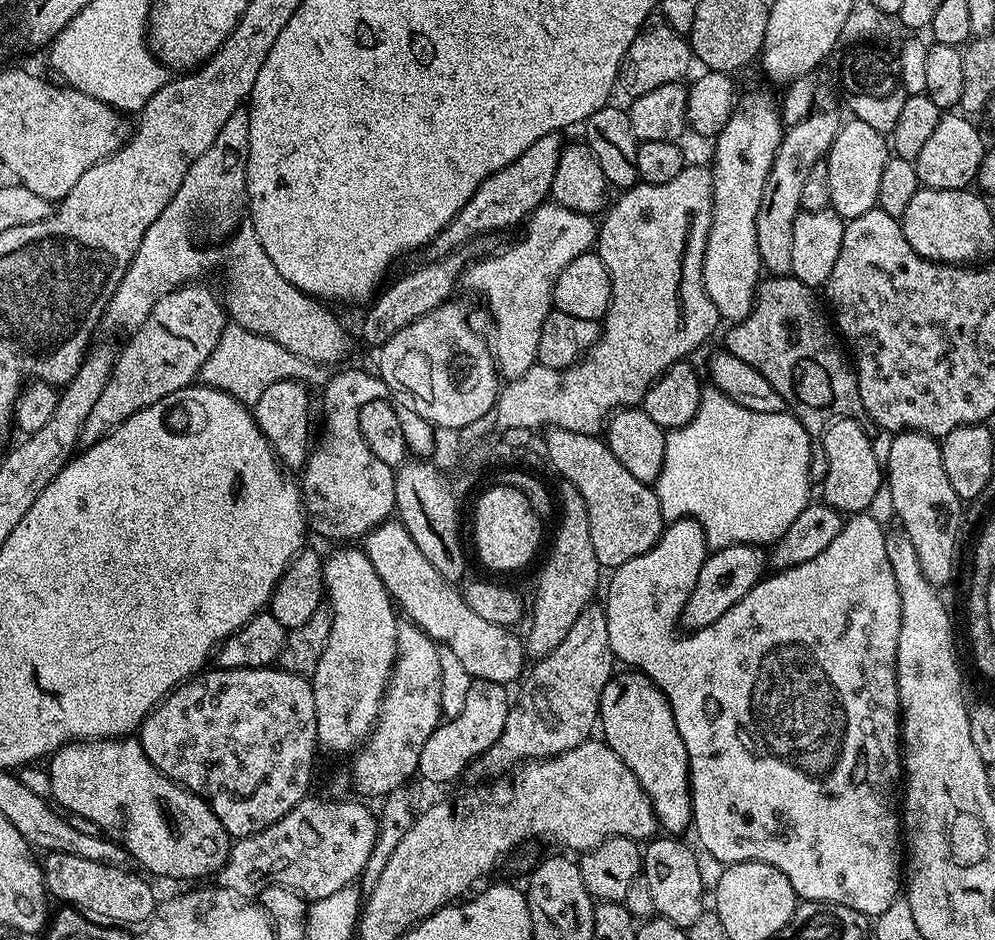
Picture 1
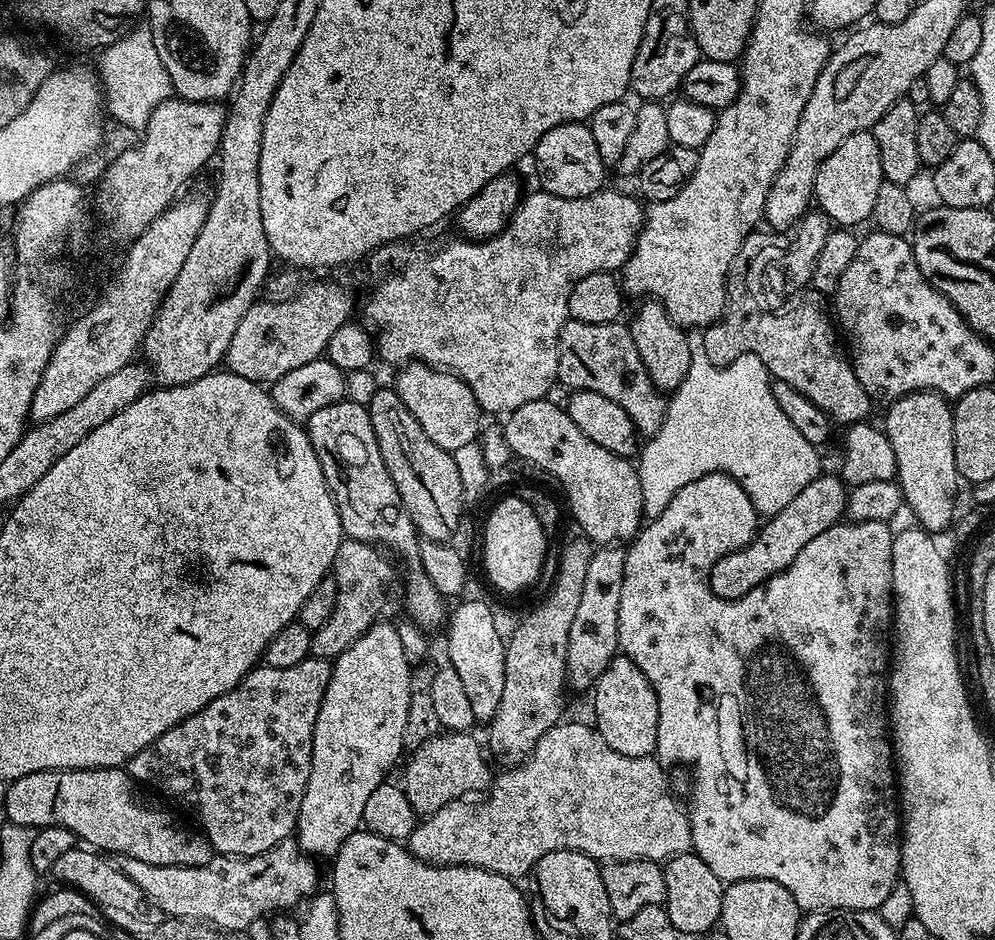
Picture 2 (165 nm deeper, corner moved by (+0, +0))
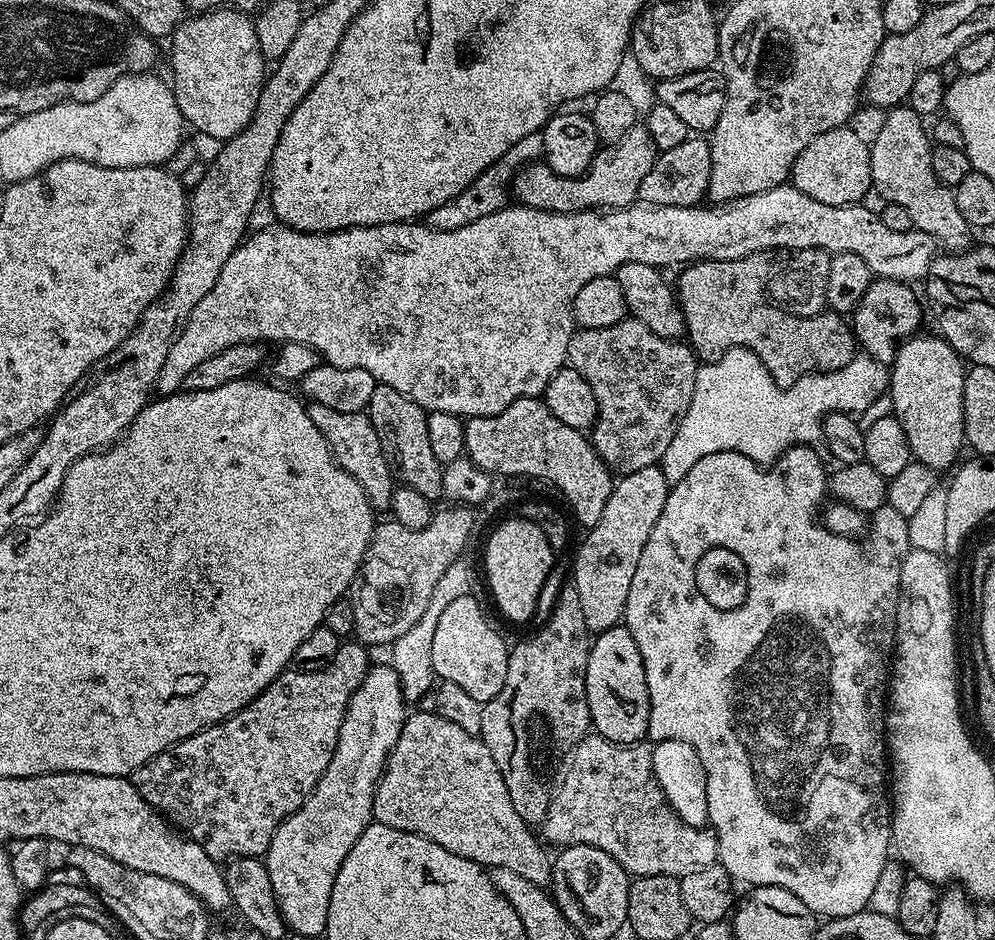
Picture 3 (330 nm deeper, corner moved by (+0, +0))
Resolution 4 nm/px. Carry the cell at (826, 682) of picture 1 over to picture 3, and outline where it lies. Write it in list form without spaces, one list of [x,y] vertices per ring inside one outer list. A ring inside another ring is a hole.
[[[793,446],[787,452],[783,452],[774,463],[767,466],[755,464],[746,454],[737,452],[719,452],[718,454],[706,454],[706,458],[698,458],[694,462],[694,467],[686,473],[686,478],[675,481],[669,487],[666,506],[662,506],[662,514],[658,522],[654,522],[654,530],[650,530],[650,538],[646,542],[646,547],[642,549],[642,558],[638,558],[638,570],[634,570],[634,582],[630,582],[630,594],[626,597],[626,610],[624,611],[623,627],[634,634],[634,642],[638,642],[638,654],[642,654],[642,666],[646,674],[646,686],[650,694],[650,718],[648,719],[647,739],[652,742],[666,739],[682,739],[694,746],[698,752],[699,758],[706,770],[706,799],[709,803],[708,824],[711,831],[716,833],[718,842],[718,862],[731,874],[733,881],[740,880],[747,886],[778,886],[782,890],[790,890],[800,901],[802,906],[806,906],[812,911],[812,915],[817,918],[835,918],[838,916],[849,916],[858,914],[868,908],[870,902],[870,893],[878,882],[878,874],[882,874],[882,866],[886,866],[890,859],[890,849],[892,848],[892,805],[890,803],[890,784],[886,779],[886,693],[890,688],[890,665],[896,647],[896,611],[898,610],[898,594],[892,592],[894,588],[900,588],[900,567],[904,561],[904,555],[909,552],[908,547],[908,518],[898,514],[898,510],[890,507],[882,507],[877,512],[871,513],[866,529],[866,539],[868,546],[864,550],[859,543],[859,539],[850,536],[839,536],[830,530],[824,528],[823,523],[818,519],[818,513],[826,500],[828,492],[829,473],[824,473],[824,464],[820,461],[820,456],[816,453],[817,449],[812,446]],[[711,548],[725,548],[734,550],[742,562],[746,562],[746,574],[748,575],[748,593],[746,602],[734,610],[718,610],[702,598],[702,594],[696,585],[696,567],[698,558],[706,554],[706,550]]]

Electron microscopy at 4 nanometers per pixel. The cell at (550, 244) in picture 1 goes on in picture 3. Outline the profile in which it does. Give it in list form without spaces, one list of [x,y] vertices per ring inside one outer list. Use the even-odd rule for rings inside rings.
[[[785,182],[774,186],[770,190],[762,190],[758,194],[743,196],[737,200],[717,203],[712,208],[705,206],[654,206],[637,202],[628,204],[625,208],[610,208],[607,210],[593,210],[591,212],[551,212],[527,208],[525,204],[517,203],[498,210],[494,214],[486,214],[486,218],[478,218],[478,222],[470,222],[470,226],[462,226],[462,230],[434,230],[424,222],[401,222],[398,224],[379,224],[365,228],[347,228],[337,232],[299,232],[279,222],[272,222],[269,228],[261,232],[253,231],[236,249],[226,258],[226,266],[218,274],[218,282],[194,306],[176,340],[170,346],[170,354],[166,354],[166,362],[162,362],[162,370],[156,379],[155,391],[160,396],[171,396],[174,392],[183,389],[186,374],[194,370],[194,366],[206,362],[206,358],[214,358],[214,354],[222,354],[222,350],[233,348],[239,344],[254,344],[264,340],[287,342],[310,346],[320,356],[321,361],[330,366],[338,366],[346,370],[366,370],[374,374],[377,384],[394,386],[398,394],[406,394],[425,412],[449,412],[452,416],[471,418],[473,416],[493,416],[515,400],[527,396],[539,397],[544,387],[565,367],[568,359],[568,347],[574,331],[572,318],[572,303],[578,298],[578,290],[586,286],[594,278],[611,276],[626,262],[646,262],[646,266],[654,266],[661,270],[668,270],[671,264],[687,266],[698,260],[737,260],[753,256],[756,252],[771,253],[771,248],[817,248],[823,252],[858,254],[866,266],[870,266],[873,277],[881,280],[912,280],[923,281],[928,275],[933,260],[938,255],[938,242],[925,232],[890,230],[886,222],[880,220],[875,211],[864,208],[863,203],[847,204],[846,206],[826,206],[826,202],[817,202],[810,198],[810,194],[802,194],[802,190],[793,188],[791,183]]]

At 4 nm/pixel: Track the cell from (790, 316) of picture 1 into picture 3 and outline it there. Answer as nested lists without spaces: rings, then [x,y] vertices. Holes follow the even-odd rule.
[[[763,252],[737,260],[698,260],[683,269],[680,281],[675,281],[680,309],[684,315],[687,343],[701,361],[711,362],[732,348],[748,348],[764,363],[764,369],[781,386],[792,384],[810,372],[833,372],[858,355],[856,333],[839,312],[825,310],[813,316],[795,316],[770,299],[768,276],[769,257]]]

